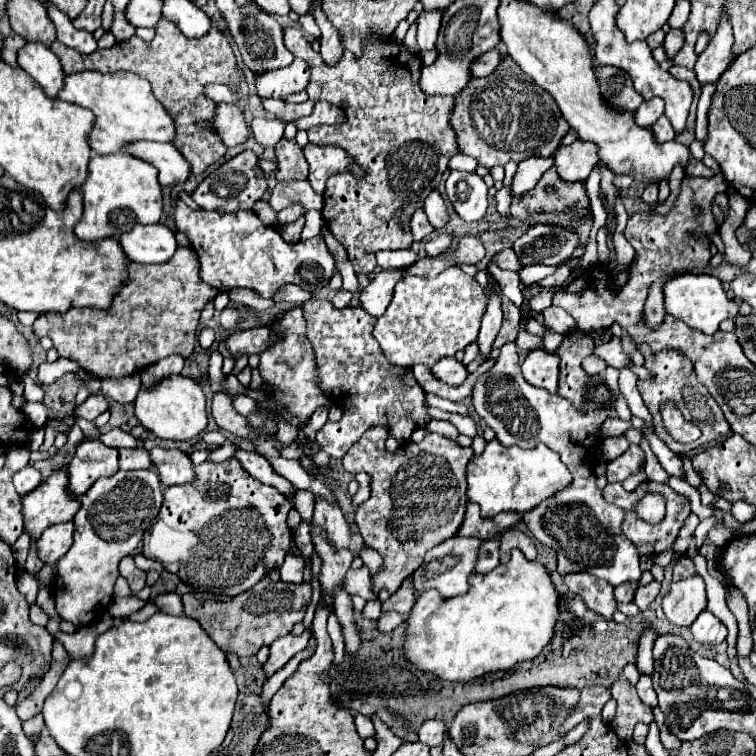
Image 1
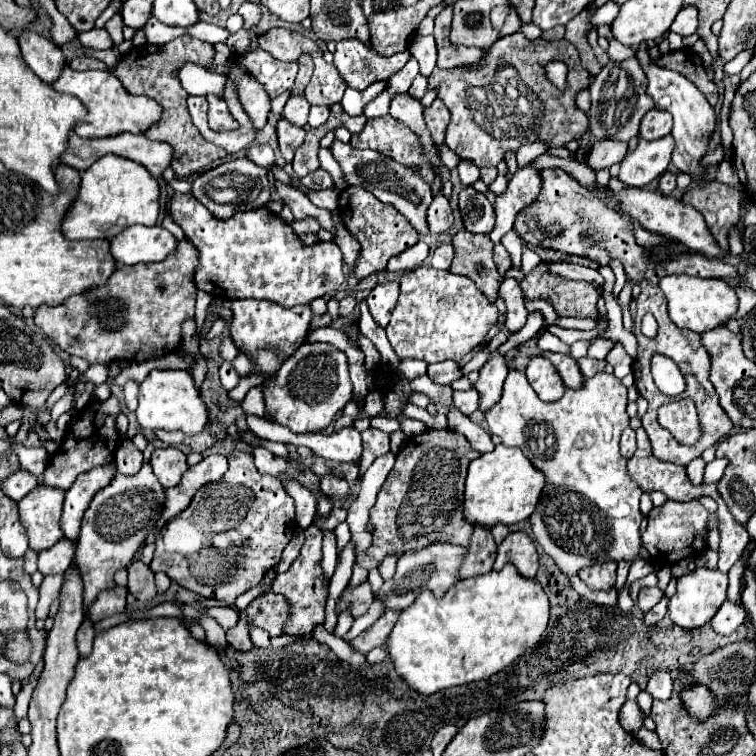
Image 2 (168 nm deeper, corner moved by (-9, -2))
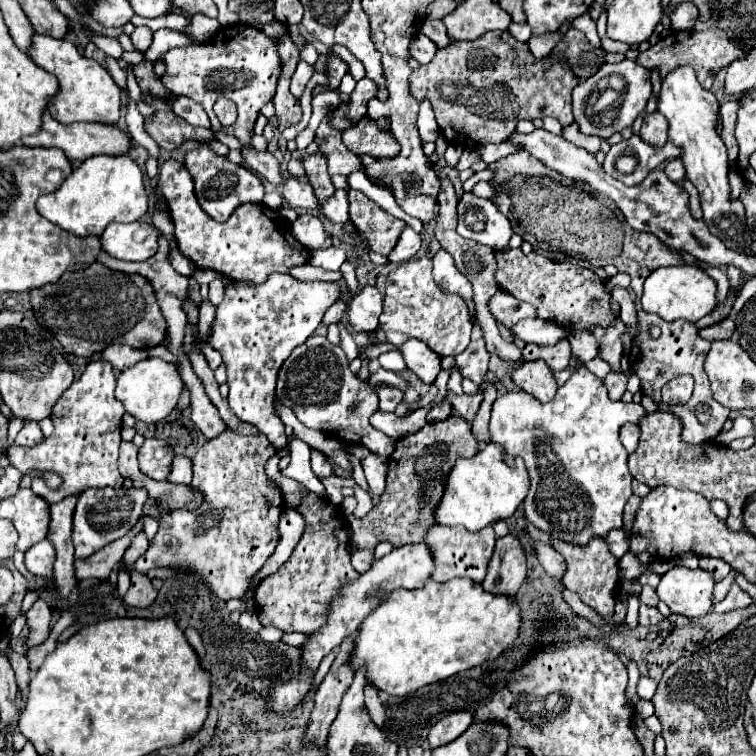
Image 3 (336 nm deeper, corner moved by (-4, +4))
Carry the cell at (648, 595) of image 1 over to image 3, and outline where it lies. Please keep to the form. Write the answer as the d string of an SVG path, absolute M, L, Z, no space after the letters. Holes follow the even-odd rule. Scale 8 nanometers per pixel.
M640 605L640 625L656 625L662 621L662 613L658 611L658 607L648 607L648 605Z

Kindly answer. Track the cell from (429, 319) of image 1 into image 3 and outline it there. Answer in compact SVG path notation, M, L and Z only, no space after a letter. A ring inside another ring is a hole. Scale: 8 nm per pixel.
M428 257L410 259L390 271L386 279L384 311L380 315L380 327L384 329L392 345L402 345L408 339L426 343L440 357L458 355L468 347L472 321L464 297L446 293L432 277L432 261Z

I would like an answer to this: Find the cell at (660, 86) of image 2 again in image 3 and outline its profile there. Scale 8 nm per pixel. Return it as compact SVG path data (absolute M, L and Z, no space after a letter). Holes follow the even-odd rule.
M676 67L666 77L660 79L662 87L658 93L658 111L668 119L668 141L682 149L682 163L686 177L694 183L700 193L700 205L704 211L704 221L708 229L730 249L740 249L740 253L750 253L744 241L746 217L740 201L730 201L728 185L728 157L726 147L718 135L720 105L712 91L706 91L696 81L692 67Z

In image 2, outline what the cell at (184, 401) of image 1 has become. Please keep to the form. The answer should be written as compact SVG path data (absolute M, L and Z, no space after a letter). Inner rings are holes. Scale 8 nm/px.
M153 369L147 379L139 385L139 407L135 411L137 421L143 429L181 429L187 435L199 433L207 423L207 407L197 391L191 375L181 369Z

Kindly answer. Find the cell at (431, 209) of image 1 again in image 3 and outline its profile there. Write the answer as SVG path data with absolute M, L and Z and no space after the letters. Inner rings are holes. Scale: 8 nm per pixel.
M416 195L416 197L406 197L404 201L398 201L398 205L412 217L420 219L422 223L430 223L434 219L434 207L436 199L430 195Z

